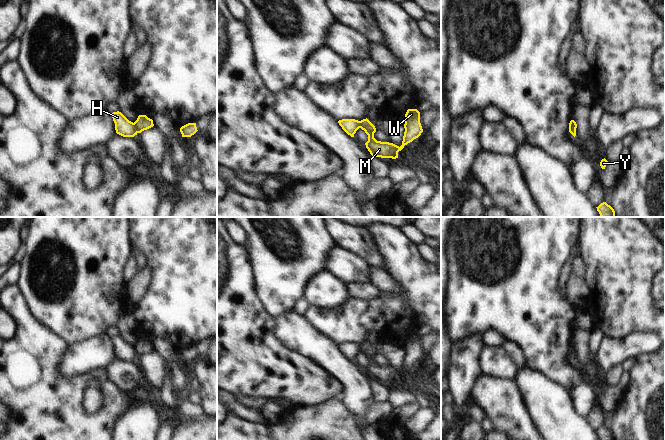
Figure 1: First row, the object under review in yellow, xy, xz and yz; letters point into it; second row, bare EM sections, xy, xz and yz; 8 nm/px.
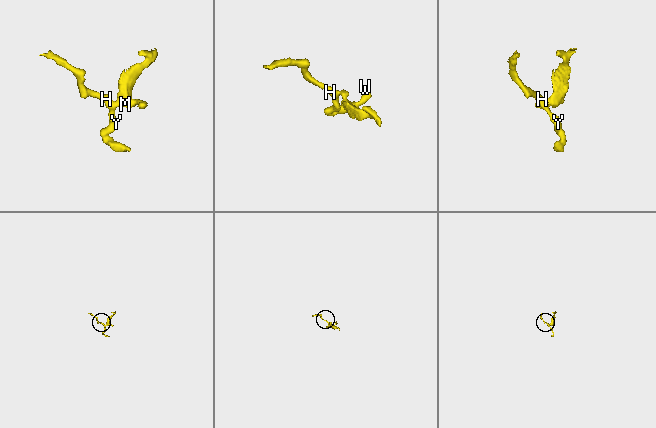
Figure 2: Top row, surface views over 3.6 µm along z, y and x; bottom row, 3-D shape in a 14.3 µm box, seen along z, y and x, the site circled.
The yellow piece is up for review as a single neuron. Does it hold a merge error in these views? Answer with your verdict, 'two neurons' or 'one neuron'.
two neurons

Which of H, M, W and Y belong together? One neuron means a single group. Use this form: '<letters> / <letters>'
H Y / M W

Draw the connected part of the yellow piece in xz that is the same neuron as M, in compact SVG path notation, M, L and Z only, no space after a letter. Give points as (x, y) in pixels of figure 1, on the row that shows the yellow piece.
M408 109L404 120L405 132L400 147L393 143L377 141L374 138L375 126L367 118L360 121L360 128L368 135L368 141L365 143L366 148L372 156L396 159L398 158L398 152L405 145L421 135L423 129L420 123L420 112L417 109Z

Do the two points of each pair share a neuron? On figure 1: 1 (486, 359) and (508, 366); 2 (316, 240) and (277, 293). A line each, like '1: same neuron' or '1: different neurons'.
1: same neuron
2: same neuron

